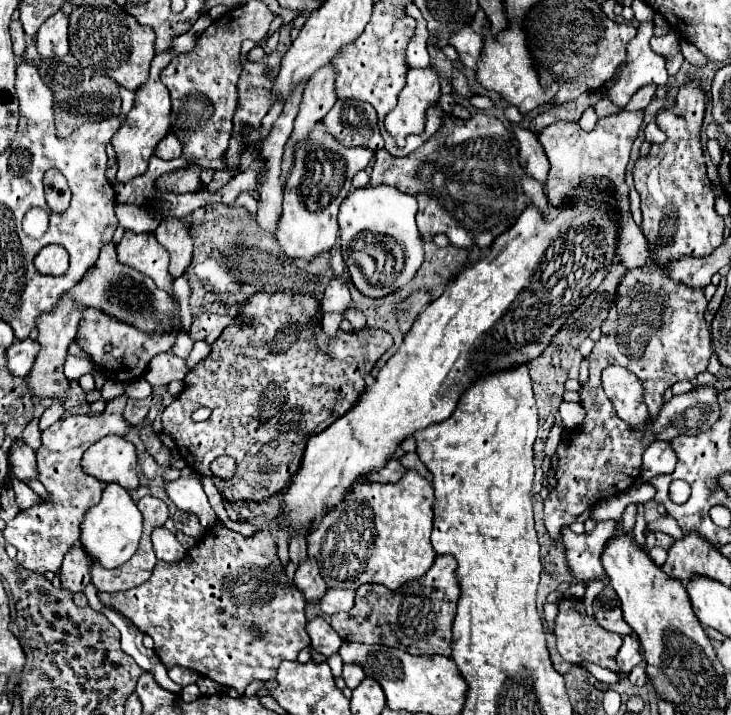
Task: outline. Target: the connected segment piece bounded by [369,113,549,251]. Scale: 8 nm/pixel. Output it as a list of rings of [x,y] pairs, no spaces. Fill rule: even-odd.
[[[447,113],[443,117],[443,125],[447,125],[447,131],[455,132],[455,137],[451,137],[451,133],[437,131],[435,137],[425,141],[407,157],[393,157],[385,149],[379,149],[375,153],[369,181],[371,185],[391,185],[407,195],[417,197],[417,227],[423,237],[435,235],[431,241],[439,247],[447,247],[449,241],[451,245],[463,249],[471,247],[471,243],[477,243],[485,251],[493,245],[495,237],[499,237],[517,221],[529,203],[541,209],[543,215],[549,213],[541,183],[531,179],[519,165],[519,149],[499,119],[487,117],[483,113],[475,113],[469,119],[457,119]],[[451,225],[465,229],[467,237],[447,239],[445,235],[437,235],[447,233]]]

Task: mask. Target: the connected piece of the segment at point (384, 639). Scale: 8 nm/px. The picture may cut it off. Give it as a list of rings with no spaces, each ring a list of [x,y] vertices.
[[[437,555],[427,575],[405,583],[399,591],[389,591],[381,583],[361,585],[355,593],[355,605],[345,613],[331,615],[331,627],[343,641],[349,643],[379,643],[403,649],[409,655],[451,657],[451,625],[461,593],[455,569],[457,561],[453,559],[453,555]]]

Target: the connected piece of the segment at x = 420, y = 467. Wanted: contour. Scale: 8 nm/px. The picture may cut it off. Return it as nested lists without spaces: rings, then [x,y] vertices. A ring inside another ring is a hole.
[[[405,453],[399,461],[401,461],[401,465],[403,465],[403,467],[413,467],[413,469],[415,469],[415,471],[419,471],[427,481],[431,481],[431,473],[429,473],[429,471],[425,471],[425,465],[419,461],[419,457],[417,457],[415,453]]]

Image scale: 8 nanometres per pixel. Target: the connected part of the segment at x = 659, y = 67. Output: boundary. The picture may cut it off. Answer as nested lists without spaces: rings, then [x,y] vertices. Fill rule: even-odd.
[[[641,23],[637,35],[627,45],[625,63],[619,67],[615,77],[603,87],[603,95],[607,95],[621,109],[629,103],[637,89],[645,85],[667,83],[666,60],[651,49],[651,37],[653,23]]]

